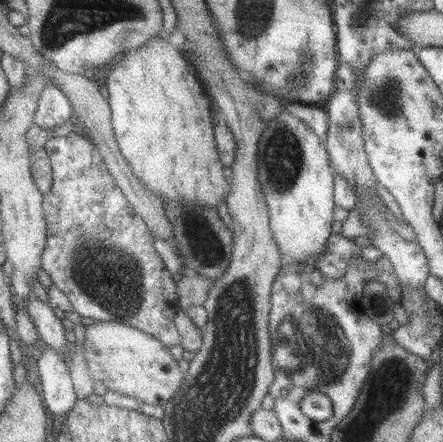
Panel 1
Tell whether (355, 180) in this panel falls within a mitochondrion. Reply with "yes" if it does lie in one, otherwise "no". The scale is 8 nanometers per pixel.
no

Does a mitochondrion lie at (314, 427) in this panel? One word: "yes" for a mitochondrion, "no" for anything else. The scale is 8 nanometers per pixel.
no

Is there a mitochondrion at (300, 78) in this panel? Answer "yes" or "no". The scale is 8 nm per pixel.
yes

